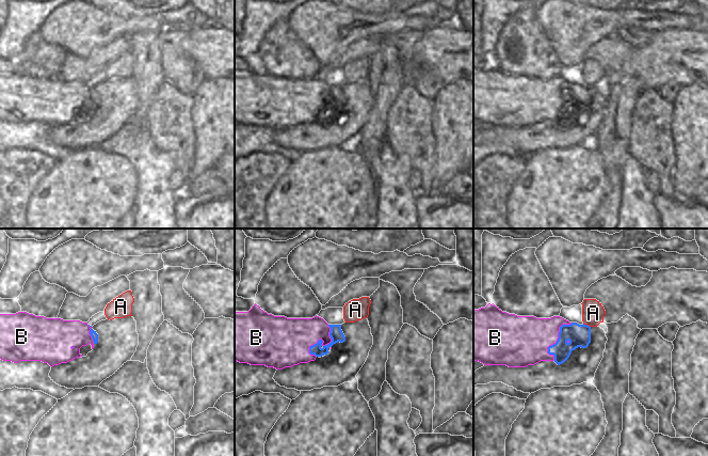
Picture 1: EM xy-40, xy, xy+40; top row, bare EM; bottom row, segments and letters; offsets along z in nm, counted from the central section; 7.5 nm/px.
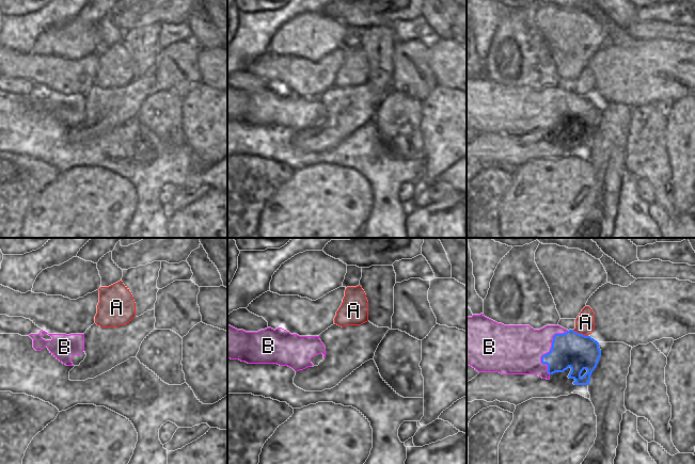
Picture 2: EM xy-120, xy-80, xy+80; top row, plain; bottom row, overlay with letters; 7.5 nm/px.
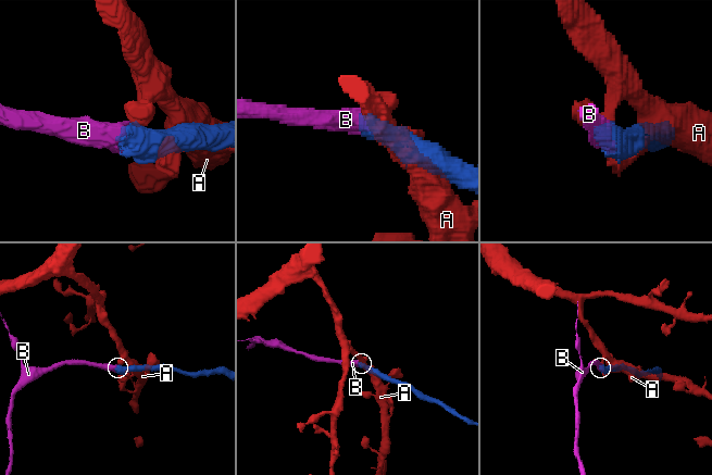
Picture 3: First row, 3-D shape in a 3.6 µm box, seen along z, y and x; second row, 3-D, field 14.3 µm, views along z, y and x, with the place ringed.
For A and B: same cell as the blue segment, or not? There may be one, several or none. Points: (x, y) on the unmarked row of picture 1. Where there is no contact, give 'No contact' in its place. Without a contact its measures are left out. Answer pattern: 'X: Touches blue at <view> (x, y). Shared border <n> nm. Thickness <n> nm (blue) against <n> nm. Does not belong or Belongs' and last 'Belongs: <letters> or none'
A: Touches blue at xy+40 (586, 85). Shared border 70 nm. Thickness 180 nm (blue) against 170 nm. Does not belong
B: Touches blue at xy (321, 105). Shared border 280 nm. Thickness 100 nm (blue) against 340 nm. Belongs
Belongs: B

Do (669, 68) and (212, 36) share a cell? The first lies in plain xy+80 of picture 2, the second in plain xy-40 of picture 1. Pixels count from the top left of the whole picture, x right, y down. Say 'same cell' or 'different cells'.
same cell

